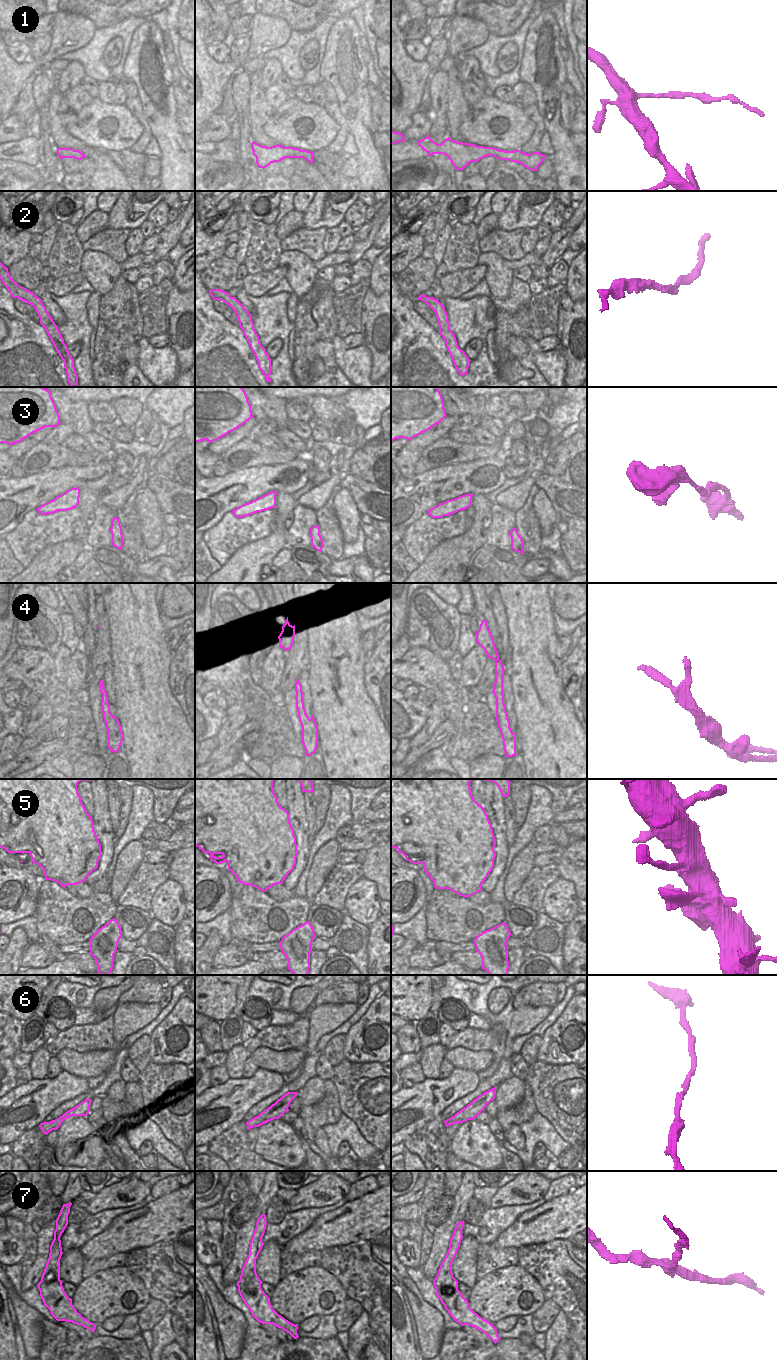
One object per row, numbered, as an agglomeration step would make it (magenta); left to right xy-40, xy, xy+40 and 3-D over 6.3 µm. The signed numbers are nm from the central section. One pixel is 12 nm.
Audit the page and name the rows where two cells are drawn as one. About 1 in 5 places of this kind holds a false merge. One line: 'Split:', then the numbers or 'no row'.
Split: 1, 7

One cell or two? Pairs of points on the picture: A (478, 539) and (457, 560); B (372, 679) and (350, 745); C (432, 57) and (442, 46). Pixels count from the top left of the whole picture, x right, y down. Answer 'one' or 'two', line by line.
A: one
B: two
C: one

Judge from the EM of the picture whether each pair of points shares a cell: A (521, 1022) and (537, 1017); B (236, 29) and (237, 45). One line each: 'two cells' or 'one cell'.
A: one cell
B: two cells

